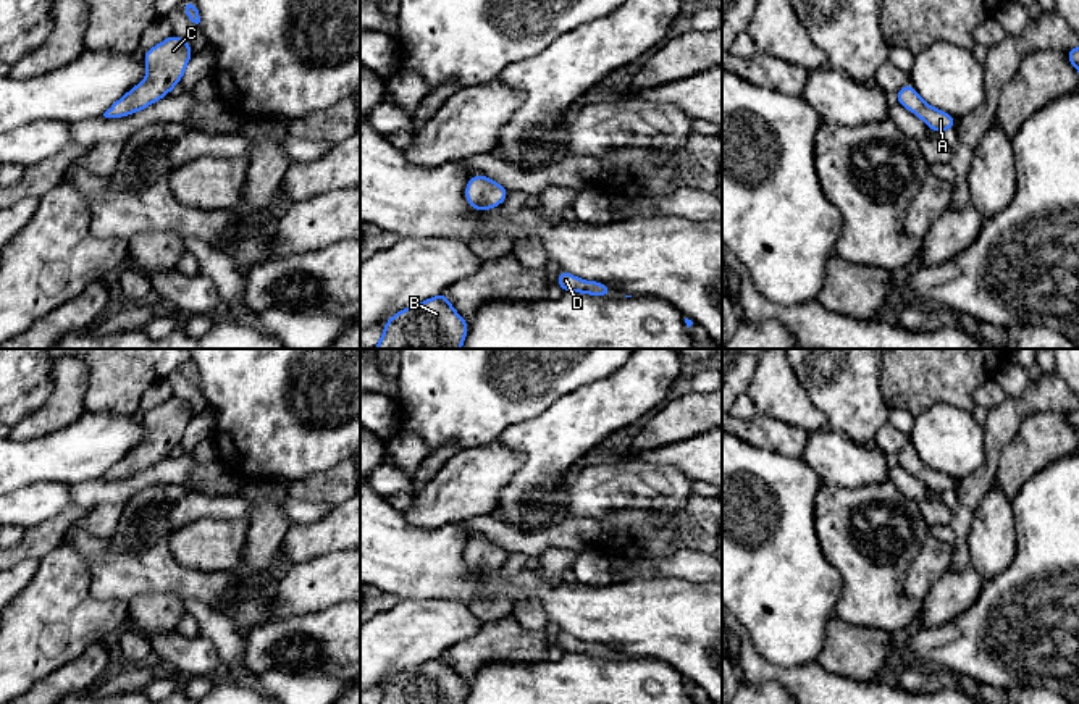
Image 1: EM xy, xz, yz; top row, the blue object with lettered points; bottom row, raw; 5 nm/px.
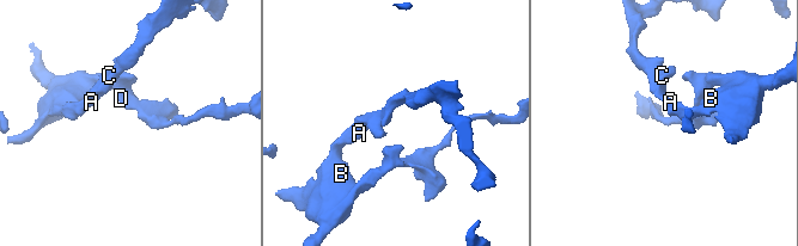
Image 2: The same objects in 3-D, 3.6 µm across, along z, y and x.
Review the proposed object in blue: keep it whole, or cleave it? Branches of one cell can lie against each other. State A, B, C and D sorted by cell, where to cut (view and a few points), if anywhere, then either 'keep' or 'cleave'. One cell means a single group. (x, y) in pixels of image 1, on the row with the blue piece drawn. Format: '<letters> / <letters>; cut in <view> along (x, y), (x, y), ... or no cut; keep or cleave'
A B C D; no cut; keep

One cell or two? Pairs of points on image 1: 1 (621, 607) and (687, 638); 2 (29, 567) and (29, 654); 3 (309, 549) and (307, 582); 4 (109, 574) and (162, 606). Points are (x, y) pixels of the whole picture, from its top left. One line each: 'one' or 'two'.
1: one
2: two
3: two
4: two

